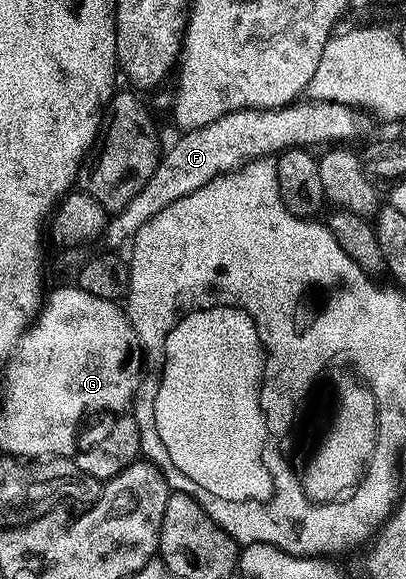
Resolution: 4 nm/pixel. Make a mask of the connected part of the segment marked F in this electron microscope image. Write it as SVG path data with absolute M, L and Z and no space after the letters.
M296 100L290 106L277 106L274 110L229 112L225 116L213 120L213 124L205 124L205 128L180 133L178 135L180 138L168 150L166 147L162 151L153 176L149 176L149 184L145 184L145 188L141 188L141 192L137 192L137 196L133 196L133 200L129 200L129 204L125 204L125 208L118 210L108 221L105 231L105 242L111 245L108 247L119 248L115 246L121 245L122 242L123 245L130 243L131 239L135 237L135 233L141 228L141 224L145 224L153 216L157 216L157 212L161 212L161 208L169 208L169 204L173 204L173 200L181 200L181 196L189 196L189 192L197 192L197 188L209 184L217 176L239 169L246 162L252 162L257 158L269 158L284 150L316 148L315 146L322 147L324 144L347 144L350 143L347 142L350 138L359 138L367 130L366 120L368 121L368 119L354 106L336 102L303 101Z

